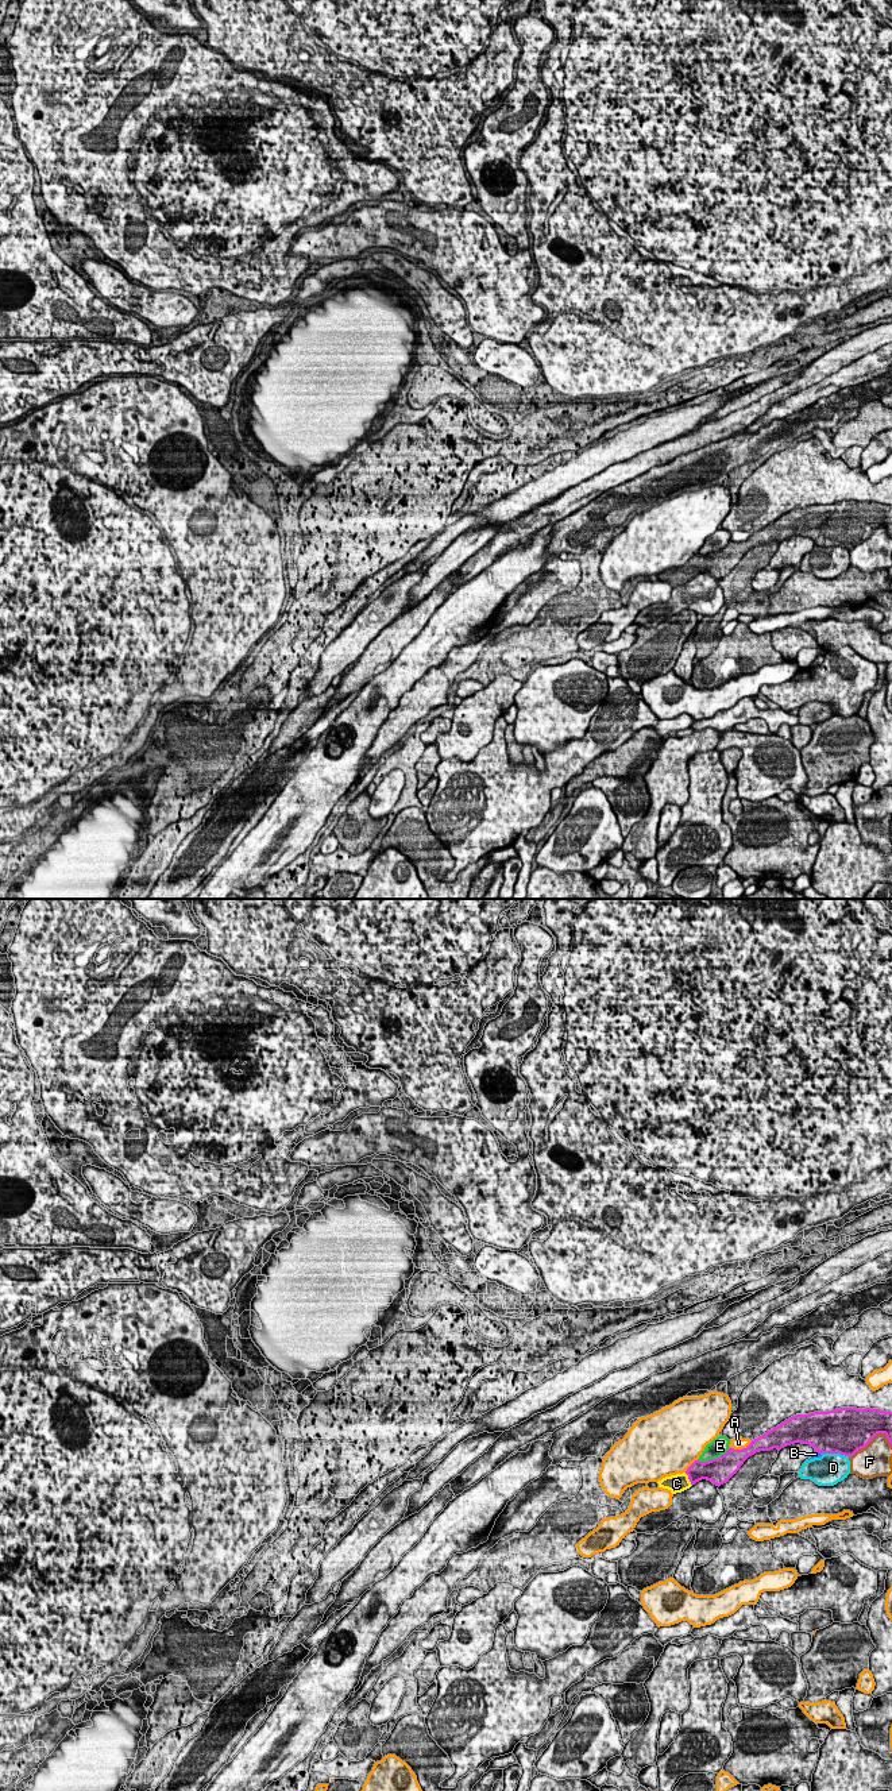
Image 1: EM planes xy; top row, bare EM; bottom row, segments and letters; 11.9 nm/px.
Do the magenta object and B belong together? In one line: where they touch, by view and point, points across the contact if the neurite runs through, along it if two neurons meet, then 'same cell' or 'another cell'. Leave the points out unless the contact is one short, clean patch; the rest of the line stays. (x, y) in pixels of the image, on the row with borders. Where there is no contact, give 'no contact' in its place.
xy (818, 1451) | along xy (815, 1451), (821, 1454) | another cell

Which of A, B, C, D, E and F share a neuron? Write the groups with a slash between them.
A / B D / C / E / F

